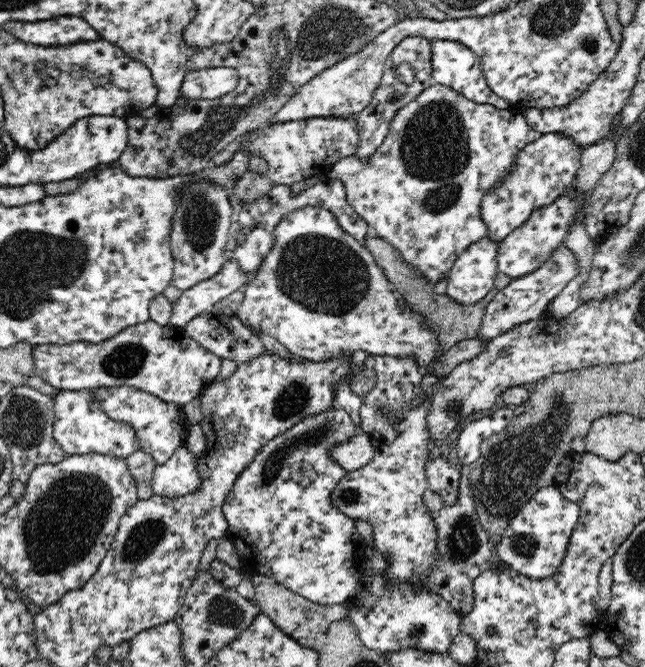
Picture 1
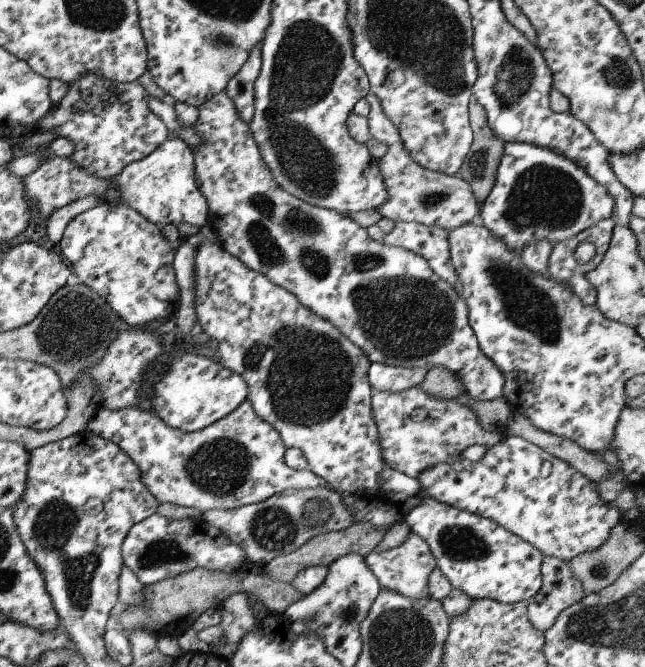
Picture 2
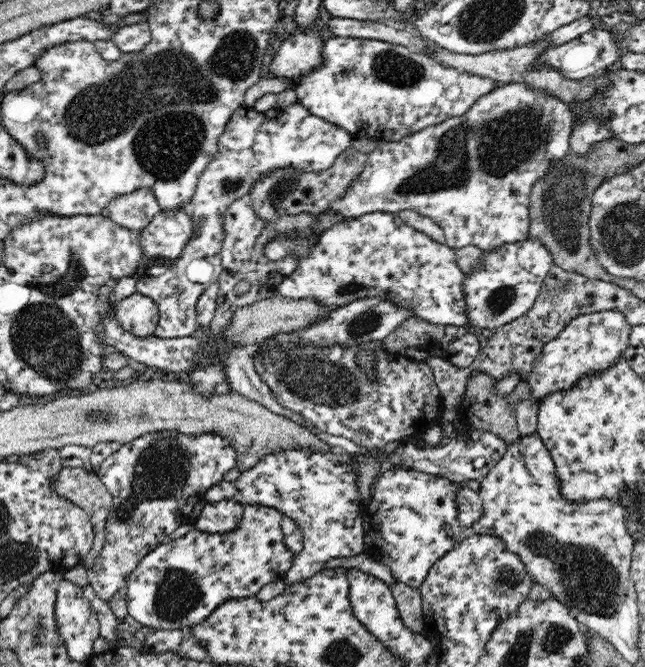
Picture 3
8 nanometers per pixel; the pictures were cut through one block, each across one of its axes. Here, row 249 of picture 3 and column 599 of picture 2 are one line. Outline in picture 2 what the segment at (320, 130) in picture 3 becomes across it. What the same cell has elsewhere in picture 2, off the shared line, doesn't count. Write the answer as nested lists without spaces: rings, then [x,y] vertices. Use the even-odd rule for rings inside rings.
[[[506,142],[504,154],[496,168],[494,186],[482,203],[480,216],[484,226],[496,238],[500,238],[508,250],[520,253],[530,242],[538,242],[546,238],[556,245],[558,242],[564,242],[576,236],[582,230],[598,224],[600,220],[611,218],[614,205],[614,198],[608,194],[608,190],[602,184],[598,184],[594,178],[590,178],[586,170],[576,162],[572,162],[570,158],[556,154],[550,148],[530,143]]]

